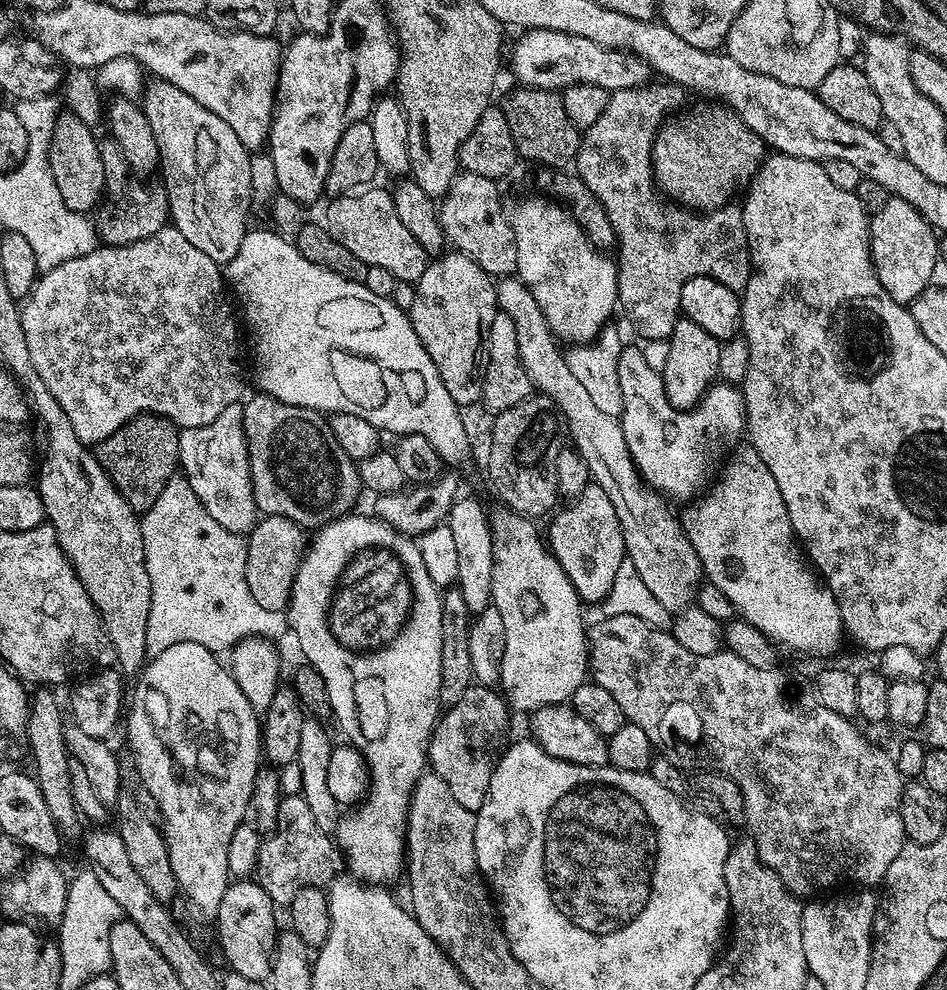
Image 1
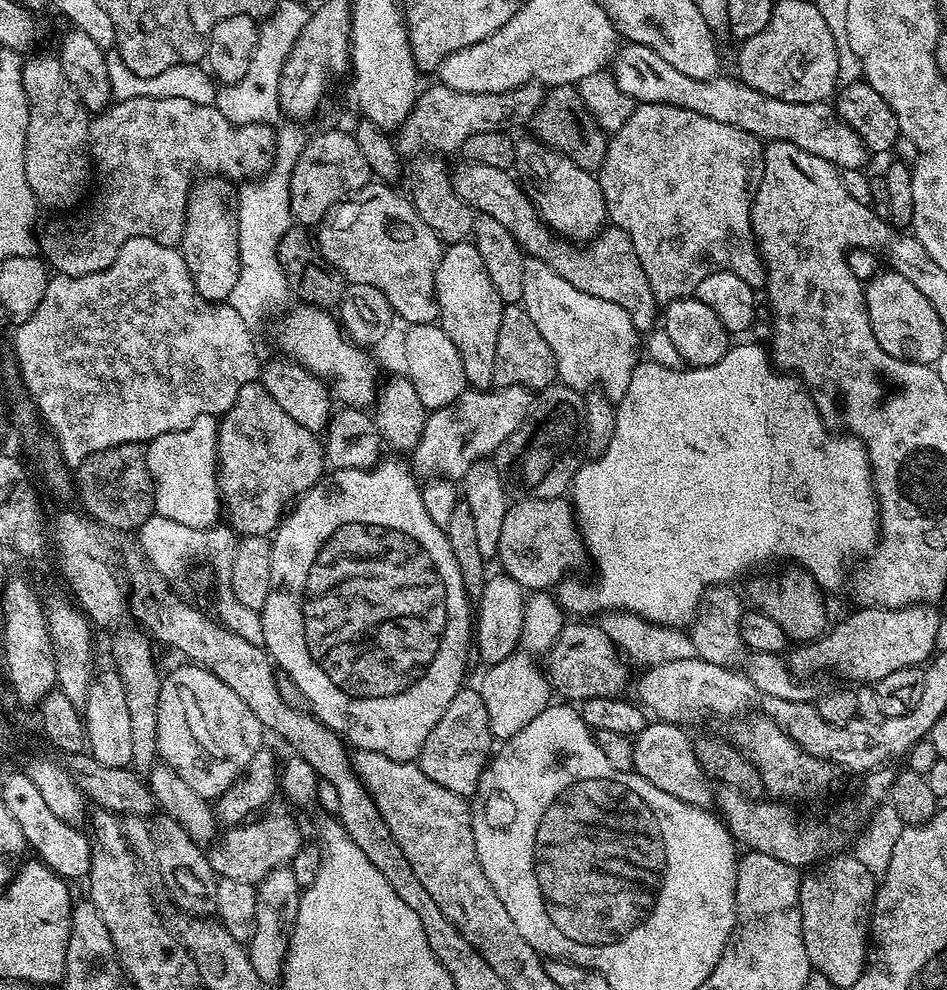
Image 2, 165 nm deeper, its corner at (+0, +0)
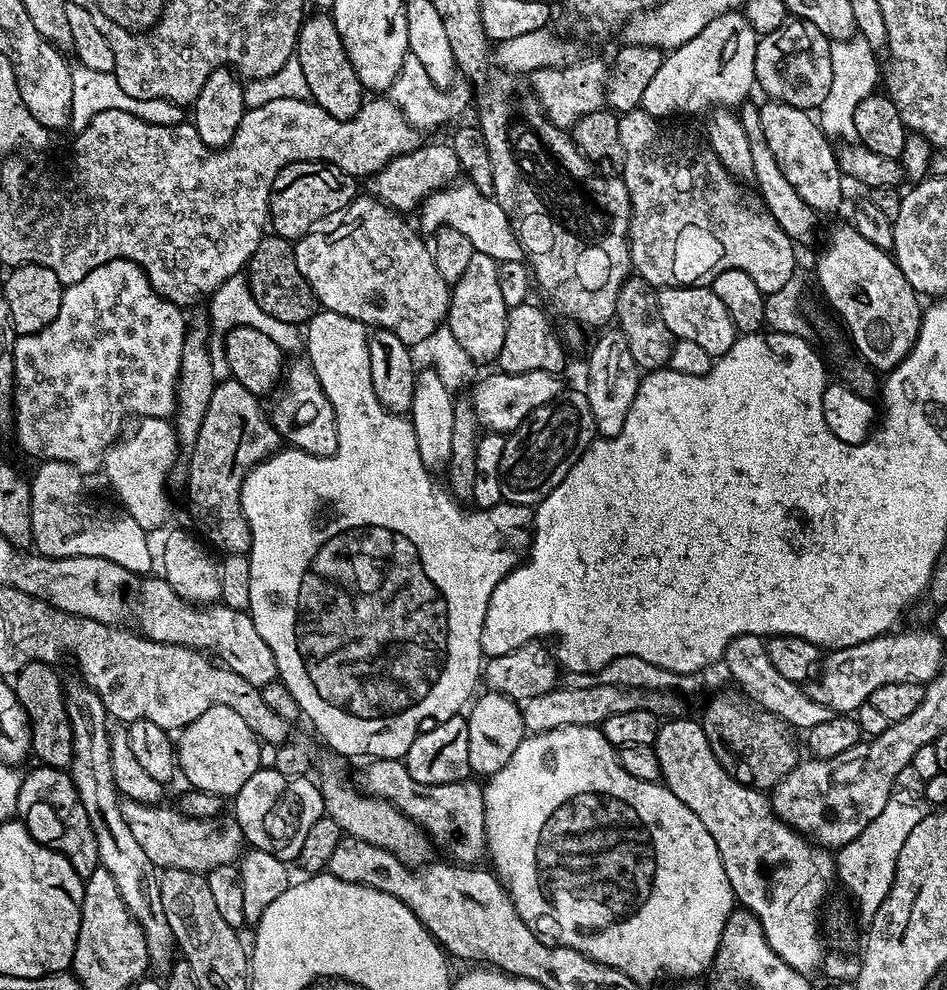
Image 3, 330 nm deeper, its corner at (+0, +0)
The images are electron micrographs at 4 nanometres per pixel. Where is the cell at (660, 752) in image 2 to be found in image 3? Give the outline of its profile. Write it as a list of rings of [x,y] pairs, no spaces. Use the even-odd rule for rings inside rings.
[[[699,719],[668,720],[660,726],[656,739],[656,753],[660,767],[660,780],[665,788],[670,789],[674,798],[682,802],[694,814],[698,814],[698,822],[710,830],[714,838],[714,846],[718,846],[718,854],[722,854],[722,867],[726,869],[726,878],[730,878],[732,895],[735,903],[745,912],[752,912],[754,918],[762,926],[766,934],[766,942],[770,942],[770,950],[786,962],[796,972],[812,974],[821,967],[826,947],[820,941],[822,936],[822,912],[820,907],[832,888],[837,883],[836,862],[833,853],[827,848],[819,847],[795,832],[789,824],[782,822],[772,809],[772,801],[763,791],[748,788],[732,775],[714,758],[714,750],[710,750],[710,742],[706,742],[706,734],[702,730]]]

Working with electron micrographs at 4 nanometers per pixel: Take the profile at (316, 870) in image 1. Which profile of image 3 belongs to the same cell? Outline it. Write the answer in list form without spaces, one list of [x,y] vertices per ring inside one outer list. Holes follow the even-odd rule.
[[[121,799],[122,818],[126,818],[126,826],[142,846],[146,858],[155,864],[157,869],[177,868],[207,874],[214,866],[236,864],[246,848],[244,834],[235,818],[213,818],[196,820],[192,816],[181,814],[175,807],[164,808],[155,804]]]

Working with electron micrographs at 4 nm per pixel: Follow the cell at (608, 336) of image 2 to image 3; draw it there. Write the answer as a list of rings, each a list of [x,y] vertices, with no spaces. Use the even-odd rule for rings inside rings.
[[[453,182],[425,198],[418,208],[421,224],[419,227],[425,233],[429,232],[428,234],[435,234],[442,228],[453,228],[466,238],[470,238],[476,252],[497,258],[515,257],[521,251],[520,239],[516,237],[510,218],[506,210],[502,210],[495,195],[482,194],[482,190],[478,190],[478,186],[470,182],[460,183]]]

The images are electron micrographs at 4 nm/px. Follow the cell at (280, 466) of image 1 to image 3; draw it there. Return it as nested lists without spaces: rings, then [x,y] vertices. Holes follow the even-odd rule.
[[[231,378],[221,379],[216,385],[214,394],[210,394],[210,402],[206,406],[206,418],[202,418],[202,430],[198,430],[196,444],[190,449],[192,456],[188,460],[188,512],[196,523],[195,531],[209,545],[211,543],[220,554],[242,556],[252,547],[252,535],[246,522],[246,514],[242,510],[240,495],[244,479],[248,471],[256,465],[281,451],[282,439],[273,426],[269,413],[260,409],[261,401],[242,382]]]

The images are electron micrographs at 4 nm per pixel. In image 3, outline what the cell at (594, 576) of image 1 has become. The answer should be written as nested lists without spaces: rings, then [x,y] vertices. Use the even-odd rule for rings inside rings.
[[[323,310],[317,311],[316,317],[306,325],[306,359],[312,365],[326,398],[330,398],[330,406],[334,406],[338,446],[332,456],[306,454],[288,446],[248,471],[240,495],[242,510],[252,535],[252,547],[246,553],[250,566],[250,602],[246,611],[252,617],[254,626],[258,626],[258,634],[262,634],[266,646],[270,646],[274,654],[279,680],[284,683],[286,690],[290,690],[290,694],[294,694],[294,702],[298,702],[301,713],[306,720],[308,716],[317,734],[334,751],[342,756],[368,756],[364,758],[372,760],[403,760],[414,738],[420,735],[425,725],[461,715],[473,699],[477,691],[476,683],[481,683],[482,669],[486,663],[482,650],[486,606],[490,606],[490,594],[494,594],[494,586],[498,586],[498,582],[502,582],[502,578],[506,578],[506,574],[517,567],[516,552],[520,558],[527,557],[532,542],[534,512],[527,504],[507,502],[501,502],[493,508],[473,510],[457,500],[447,487],[439,488],[432,481],[433,473],[418,454],[411,419],[399,412],[386,410],[386,406],[378,402],[378,394],[374,394],[374,382],[370,382],[369,335],[369,329],[362,322],[346,318],[346,314]]]

